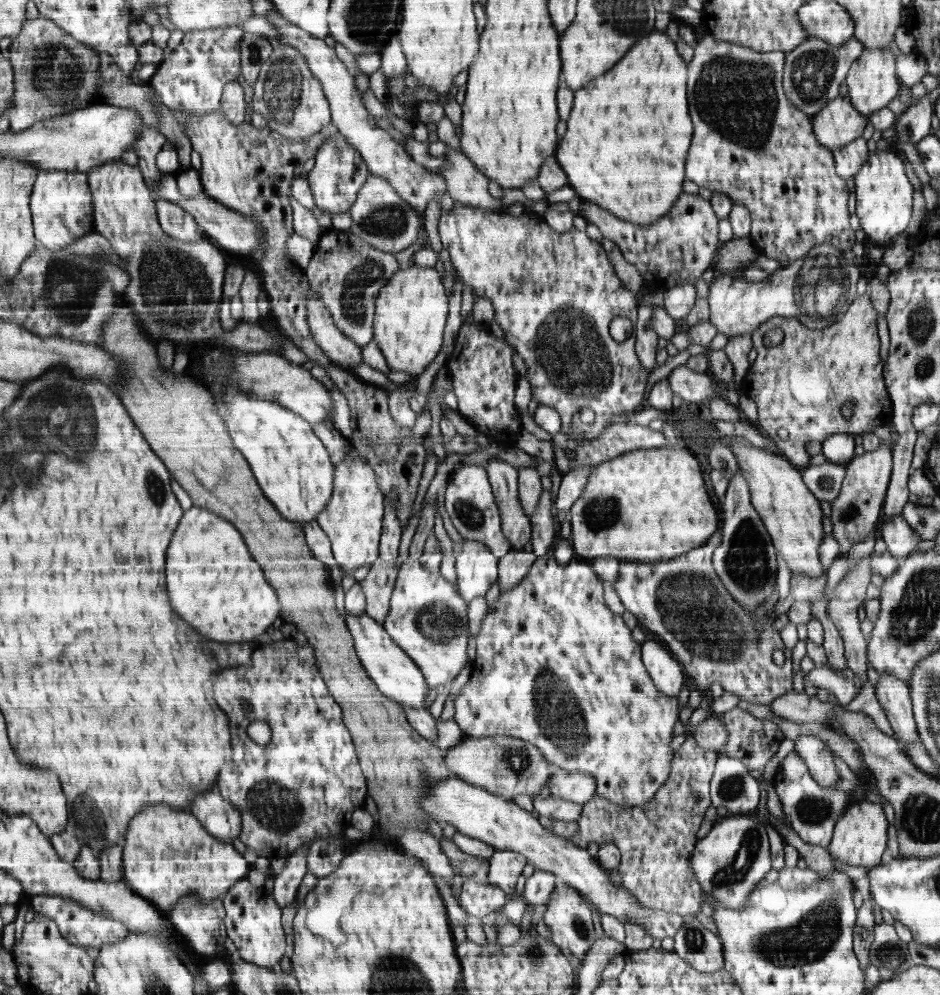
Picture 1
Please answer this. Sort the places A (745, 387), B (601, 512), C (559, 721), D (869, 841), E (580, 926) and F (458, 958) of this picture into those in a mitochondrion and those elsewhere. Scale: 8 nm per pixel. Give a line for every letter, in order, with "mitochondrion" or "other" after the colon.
A: other
B: mitochondrion
C: mitochondrion
D: other
E: mitochondrion
F: other

